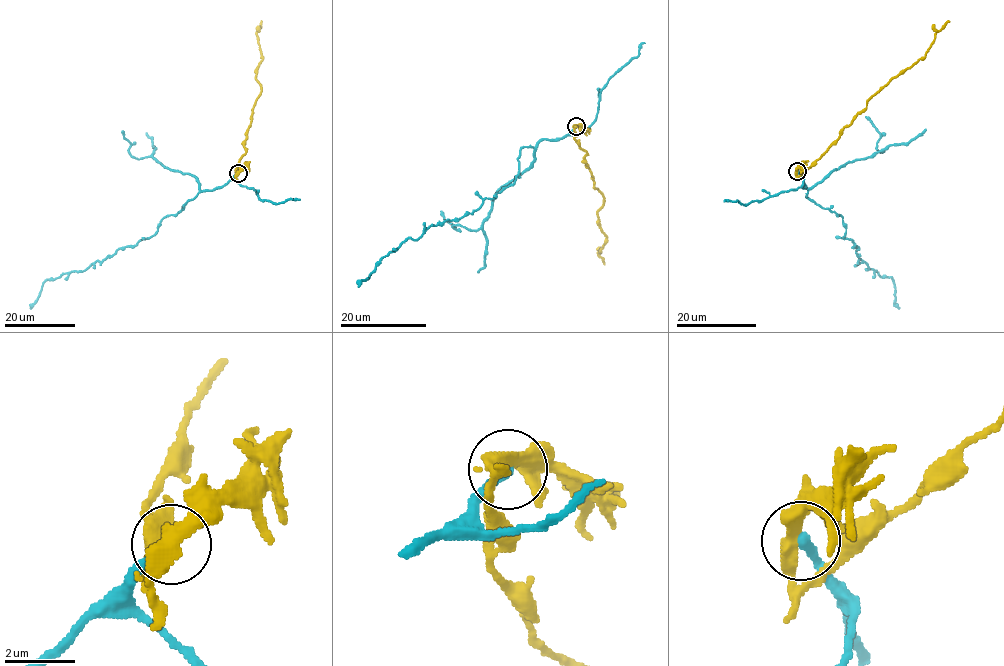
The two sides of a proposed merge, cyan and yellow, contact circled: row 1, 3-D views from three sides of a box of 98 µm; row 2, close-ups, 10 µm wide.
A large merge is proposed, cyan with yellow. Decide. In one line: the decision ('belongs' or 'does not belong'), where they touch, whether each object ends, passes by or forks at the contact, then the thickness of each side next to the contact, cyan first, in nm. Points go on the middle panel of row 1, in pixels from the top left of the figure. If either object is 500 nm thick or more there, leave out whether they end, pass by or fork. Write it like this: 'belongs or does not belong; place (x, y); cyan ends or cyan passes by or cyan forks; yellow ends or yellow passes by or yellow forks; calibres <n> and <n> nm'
does not belong; place (576, 126); cyan ends; yellow passes by; calibres 320 and 440 nm

